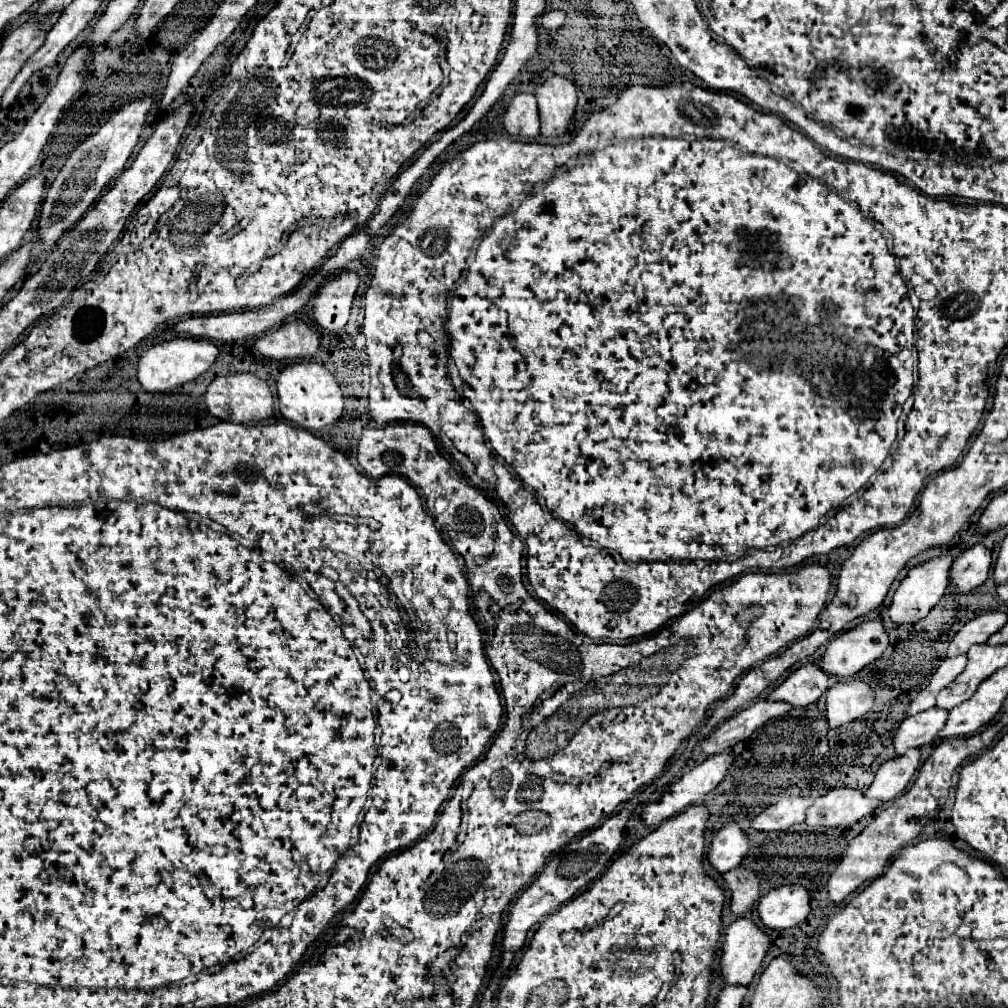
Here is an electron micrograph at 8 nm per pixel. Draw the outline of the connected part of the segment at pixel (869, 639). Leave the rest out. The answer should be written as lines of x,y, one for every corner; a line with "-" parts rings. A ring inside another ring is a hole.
862,622
828,644
820,660
820,668
828,676
850,678
880,658
888,644
888,632
882,622

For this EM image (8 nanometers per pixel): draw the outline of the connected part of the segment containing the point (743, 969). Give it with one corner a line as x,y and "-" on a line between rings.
740,918
726,928
720,954
720,976
724,986
748,986
760,968
770,938
750,920

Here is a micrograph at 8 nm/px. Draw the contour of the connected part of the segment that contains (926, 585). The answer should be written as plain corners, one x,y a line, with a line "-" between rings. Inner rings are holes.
940,556
940,558
934,558
930,562
924,562
924,564
918,564
914,566
908,576
900,582
898,590
894,592
894,598
892,598
892,604
888,608
888,616
890,616
890,622
894,624
894,628
898,626
904,626
904,624
916,624
920,622
922,618
926,618
926,614
940,602
940,598
946,594
946,588
948,588
948,570
952,566
952,556

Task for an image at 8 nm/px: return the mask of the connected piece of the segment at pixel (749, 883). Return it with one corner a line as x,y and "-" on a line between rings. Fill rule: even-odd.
734,868
726,874
722,874
732,898
730,898
730,910
732,914
744,914
750,910
758,898
760,898
760,882
758,878
746,870
746,868

